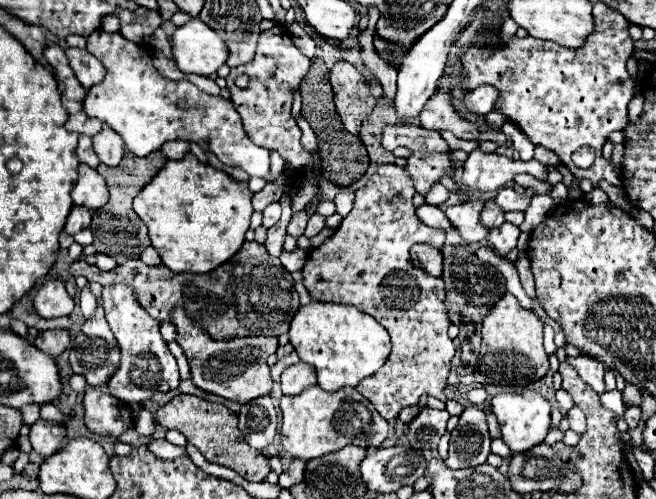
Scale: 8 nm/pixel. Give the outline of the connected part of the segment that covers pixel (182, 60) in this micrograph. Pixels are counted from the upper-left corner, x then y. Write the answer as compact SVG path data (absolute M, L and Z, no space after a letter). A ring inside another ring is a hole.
M198 17L178 27L172 35L174 61L182 73L214 75L228 59L228 45Z

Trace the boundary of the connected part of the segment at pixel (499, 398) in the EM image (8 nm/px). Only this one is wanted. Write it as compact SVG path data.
M536 391L522 393L498 393L492 399L492 413L498 417L504 443L512 453L522 453L542 443L550 429L550 403Z

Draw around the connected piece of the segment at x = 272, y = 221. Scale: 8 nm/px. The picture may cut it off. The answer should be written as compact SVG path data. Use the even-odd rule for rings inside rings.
M274 202L272 205L268 205L266 209L264 209L264 227L266 229L270 229L270 227L274 227L276 223L278 223L278 219L281 218L281 205L279 202Z

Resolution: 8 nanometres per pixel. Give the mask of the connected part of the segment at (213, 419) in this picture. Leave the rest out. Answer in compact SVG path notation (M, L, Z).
M180 393L164 407L160 407L154 417L162 427L182 431L188 443L192 443L210 463L230 467L248 481L264 481L264 477L270 473L268 459L244 441L244 435L238 429L238 415L220 403L210 403L202 397Z

